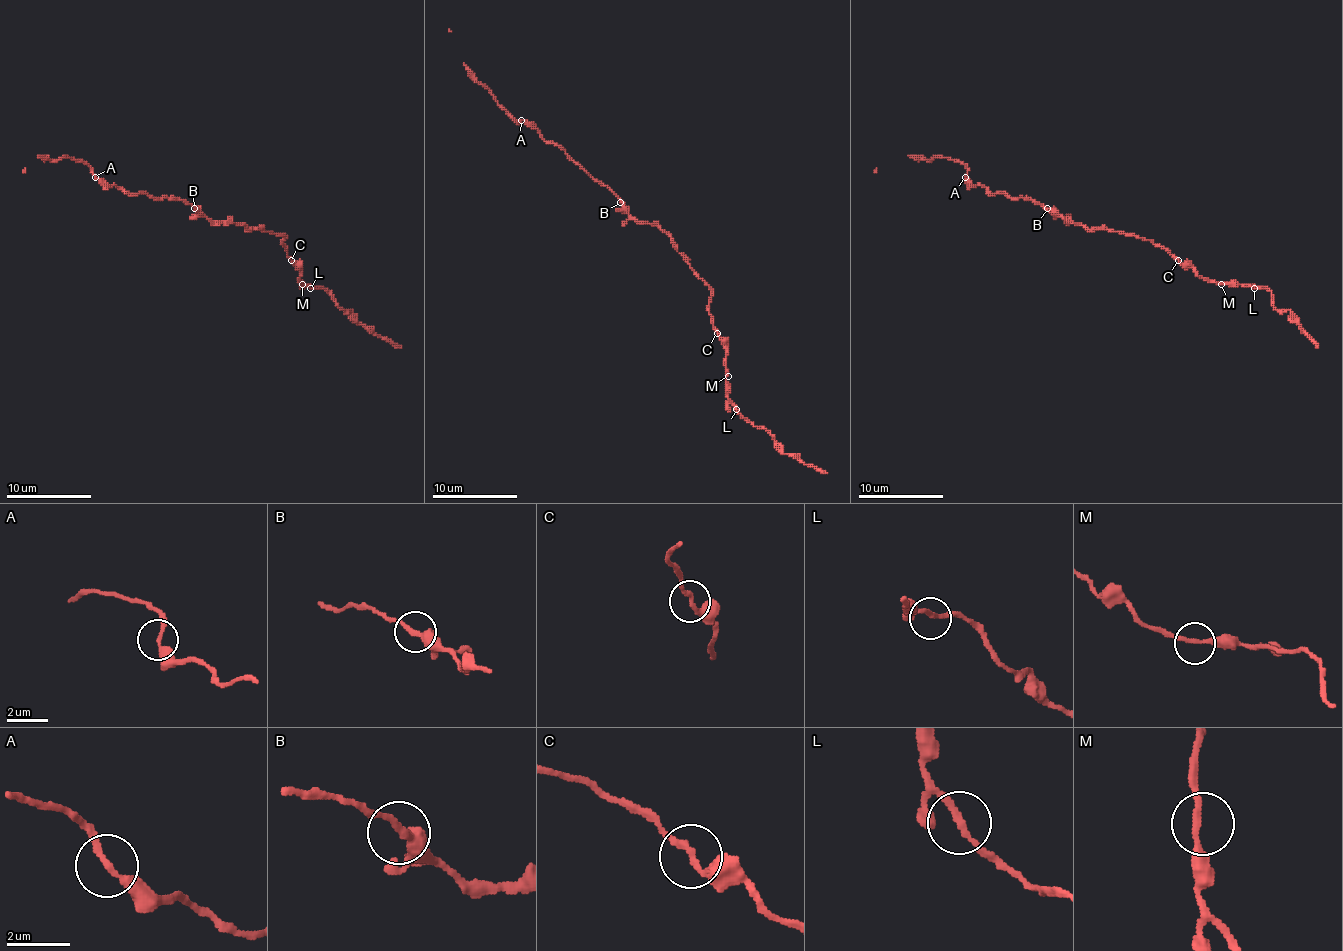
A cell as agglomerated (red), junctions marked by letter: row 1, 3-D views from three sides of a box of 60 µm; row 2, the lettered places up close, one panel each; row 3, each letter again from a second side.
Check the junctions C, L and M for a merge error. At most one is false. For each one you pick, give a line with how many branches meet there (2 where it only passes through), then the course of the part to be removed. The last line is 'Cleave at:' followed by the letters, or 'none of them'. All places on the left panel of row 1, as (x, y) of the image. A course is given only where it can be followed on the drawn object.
Cleave at: none of them

